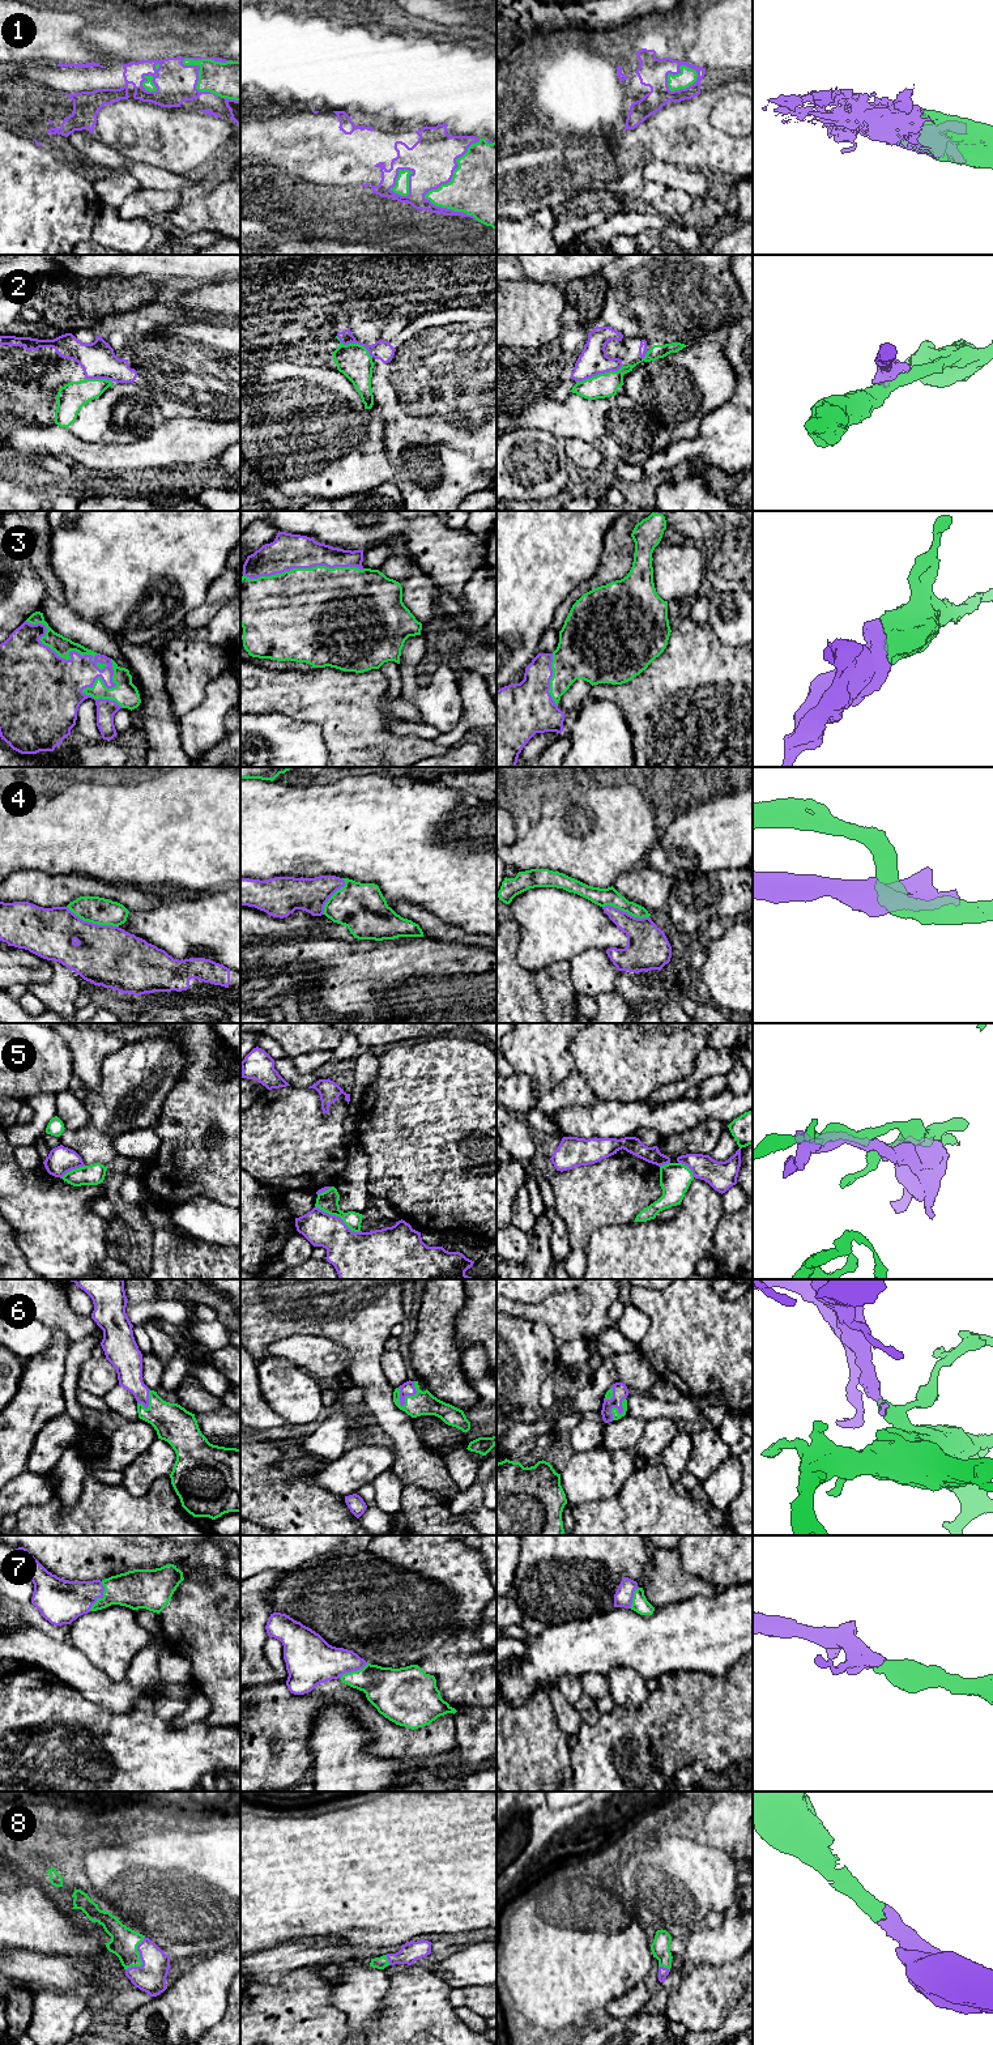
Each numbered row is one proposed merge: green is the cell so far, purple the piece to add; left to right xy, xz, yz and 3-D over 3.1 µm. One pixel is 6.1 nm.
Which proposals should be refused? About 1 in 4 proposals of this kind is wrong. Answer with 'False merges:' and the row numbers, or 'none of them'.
False merges: 2, 4, 5

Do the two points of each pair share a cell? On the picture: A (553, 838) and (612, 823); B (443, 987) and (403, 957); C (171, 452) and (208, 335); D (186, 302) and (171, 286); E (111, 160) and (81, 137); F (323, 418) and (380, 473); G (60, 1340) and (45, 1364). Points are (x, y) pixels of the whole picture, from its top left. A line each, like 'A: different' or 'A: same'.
A: same
B: same
C: different
D: different
E: same
F: same
G: same

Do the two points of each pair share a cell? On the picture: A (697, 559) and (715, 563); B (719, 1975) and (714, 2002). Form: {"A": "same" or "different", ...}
{"A": "different", "B": "same"}

